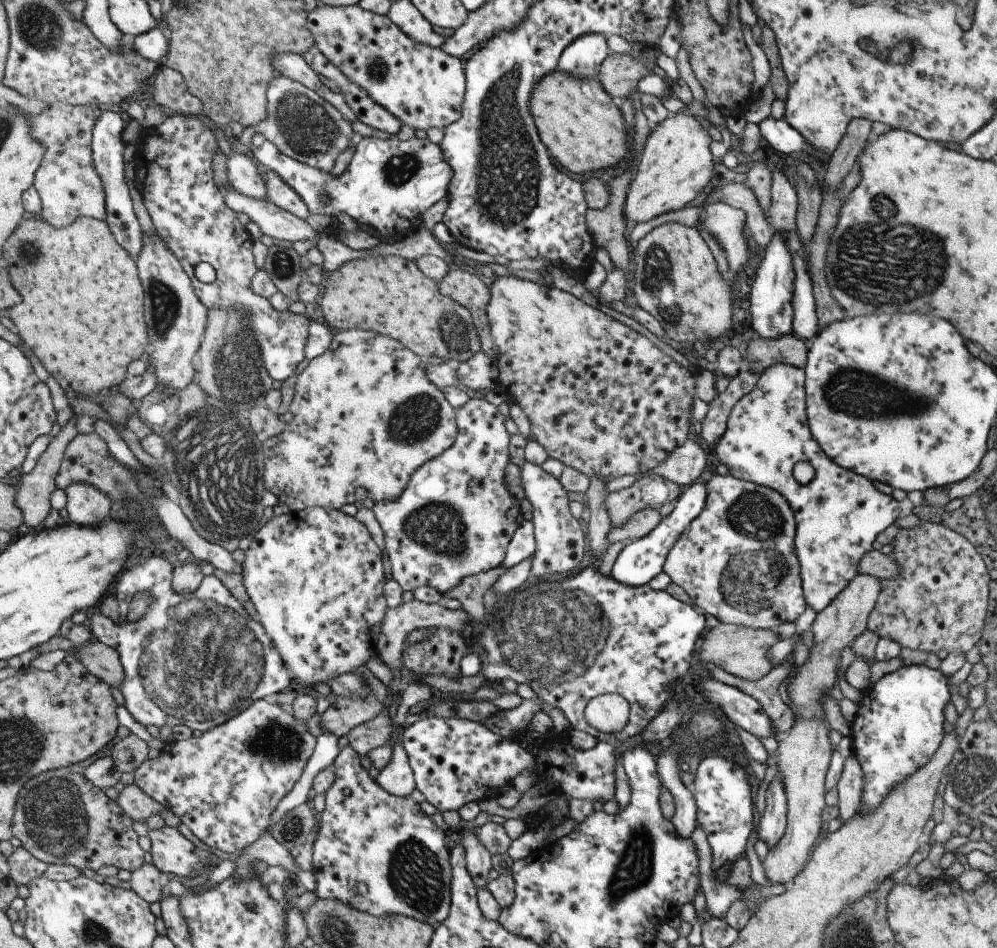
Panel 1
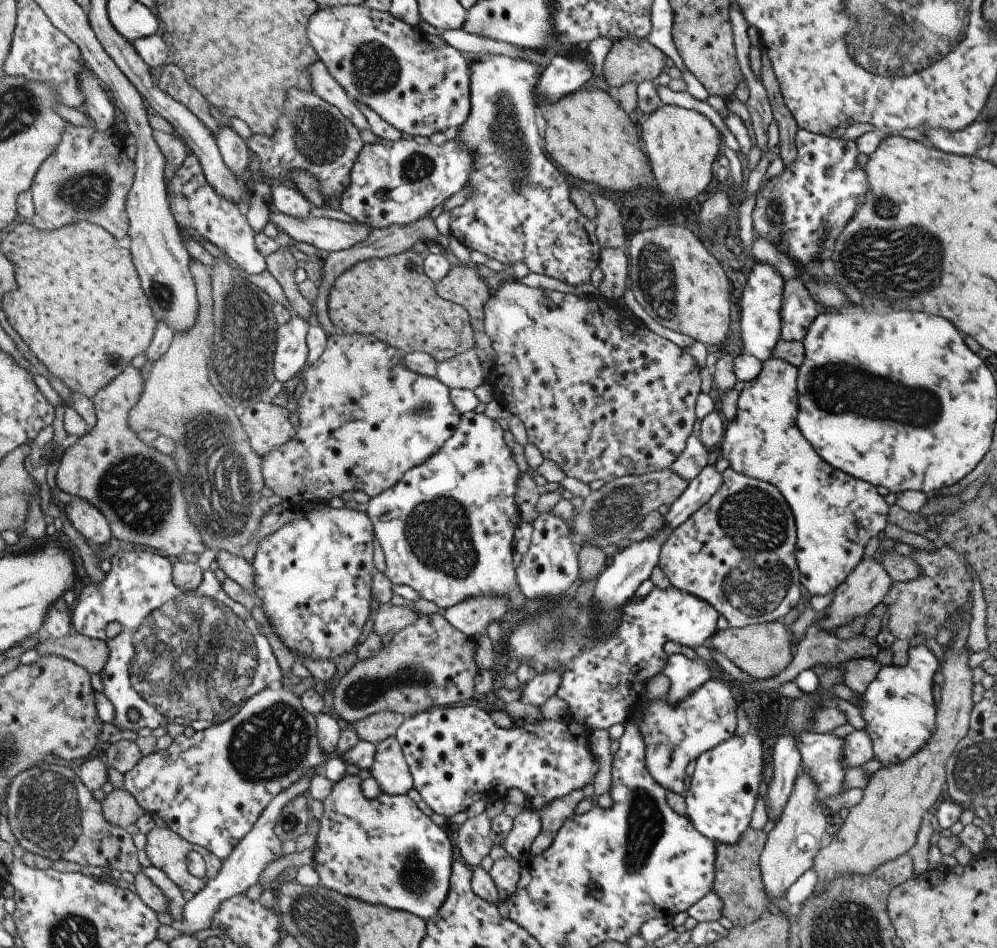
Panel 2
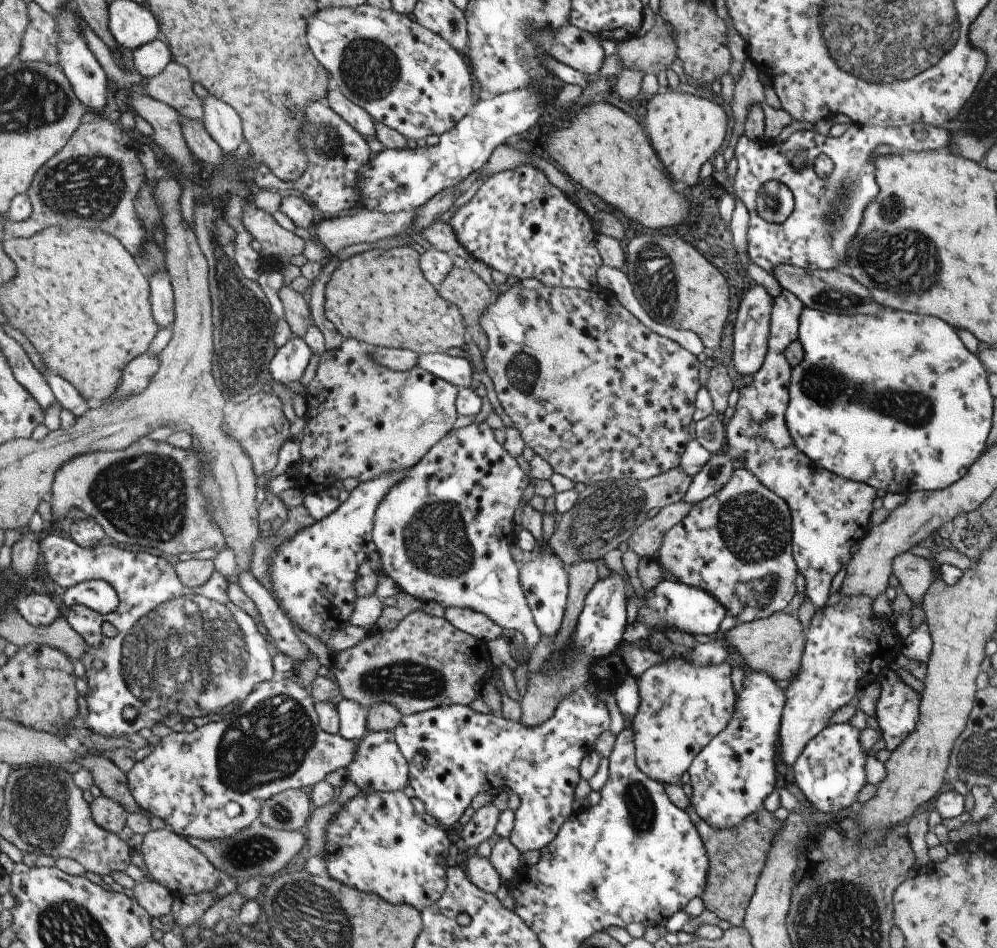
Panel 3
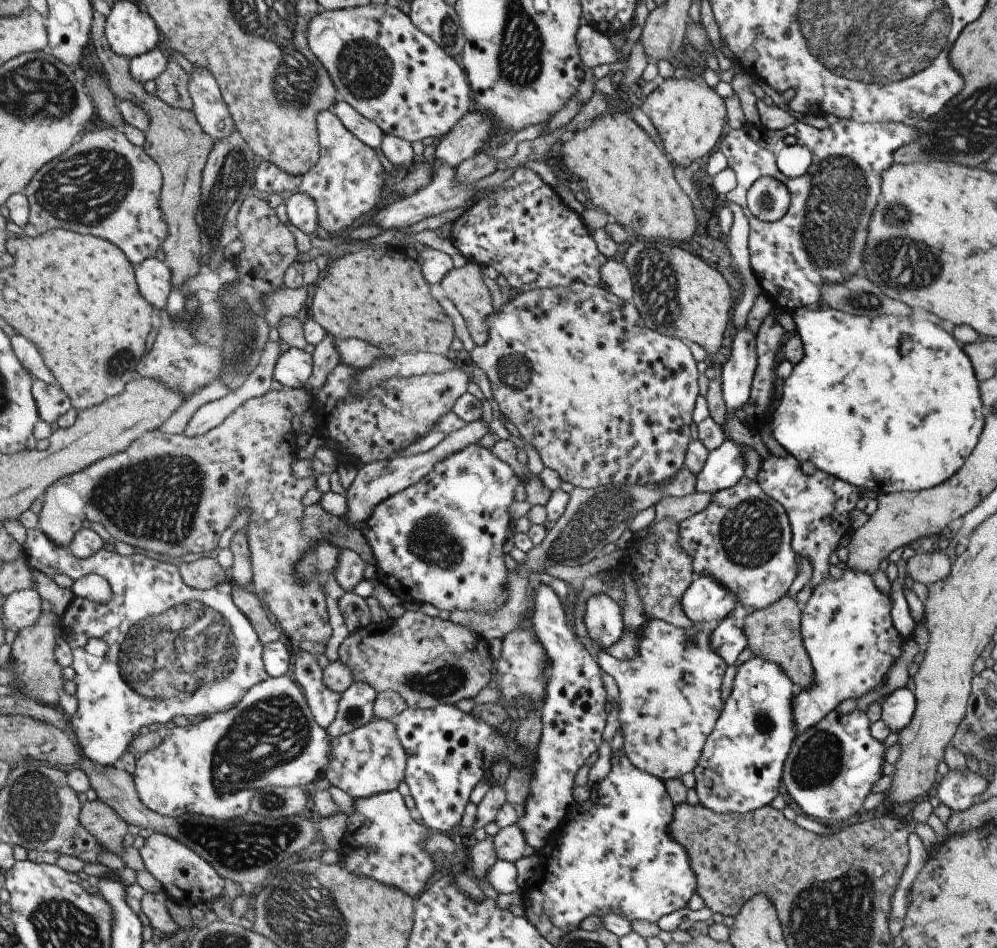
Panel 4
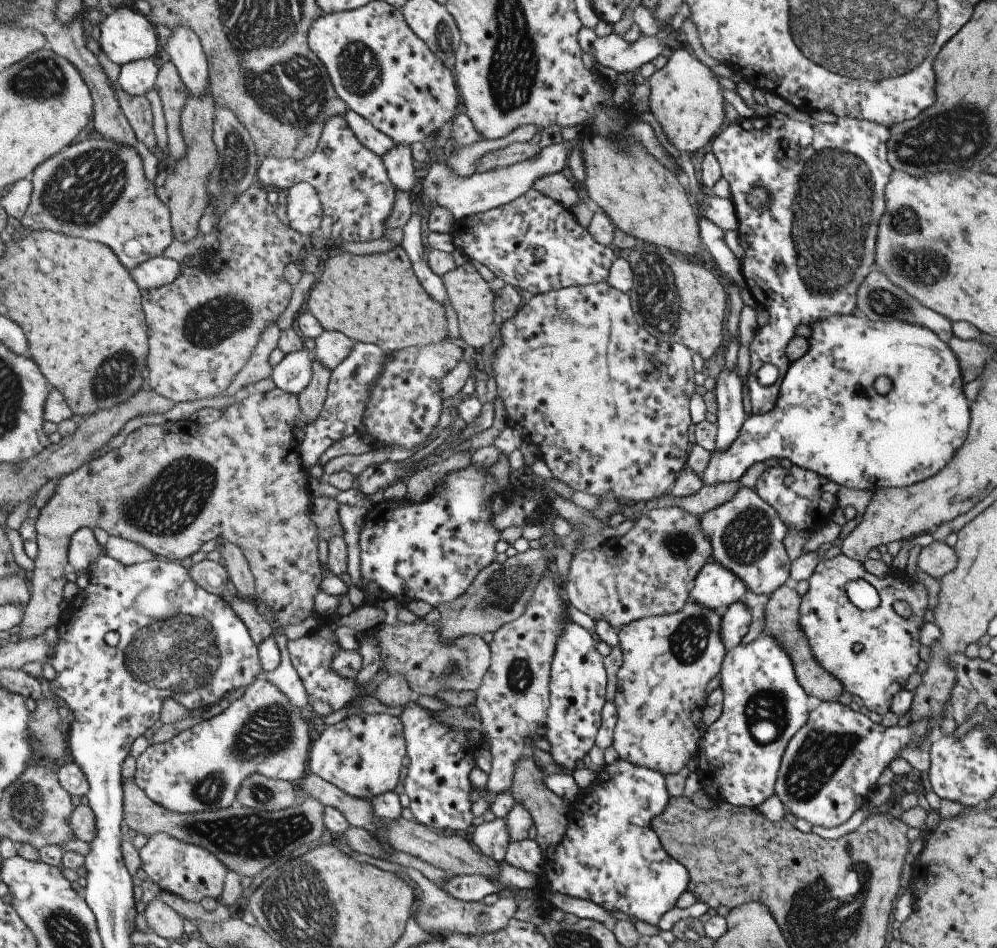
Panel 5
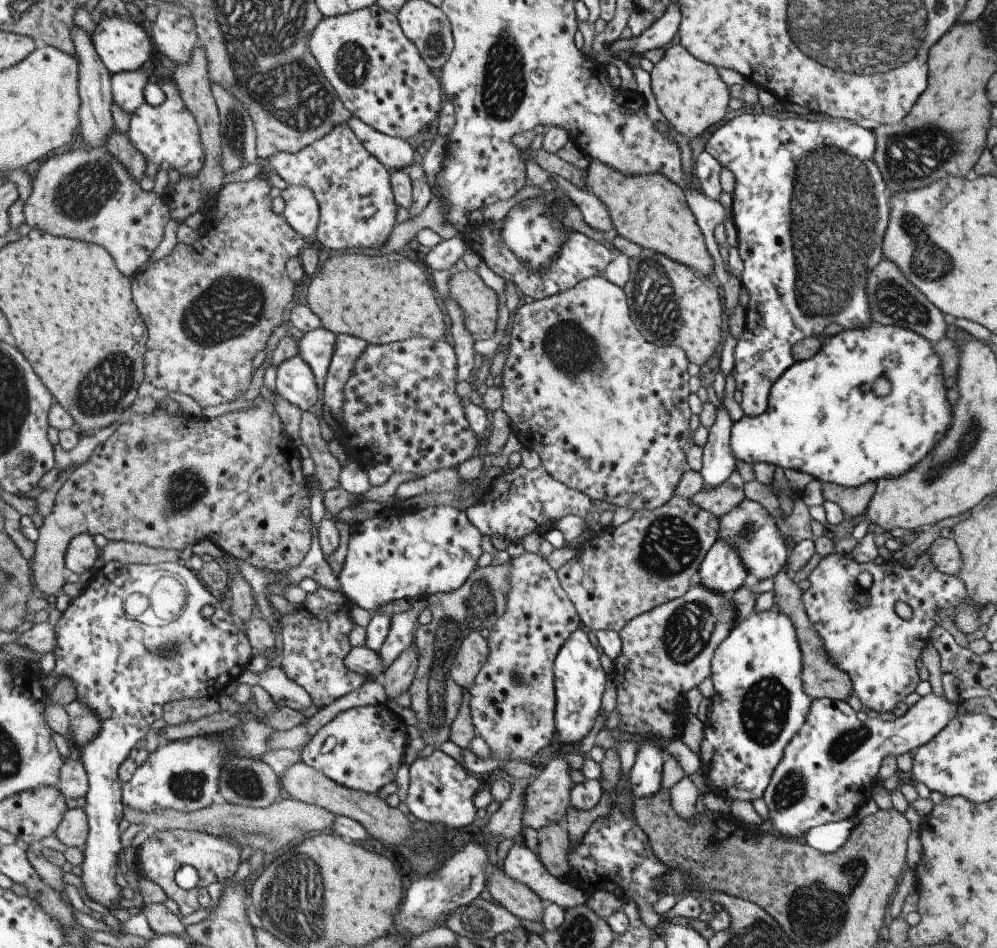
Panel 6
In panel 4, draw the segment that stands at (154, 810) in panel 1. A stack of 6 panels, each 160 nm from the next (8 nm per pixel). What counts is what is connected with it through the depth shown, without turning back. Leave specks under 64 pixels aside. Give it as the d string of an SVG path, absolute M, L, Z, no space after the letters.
M100 798L87 801L80 819L107 850L117 855L125 850L123 838L129 832L129 823L110 804Z

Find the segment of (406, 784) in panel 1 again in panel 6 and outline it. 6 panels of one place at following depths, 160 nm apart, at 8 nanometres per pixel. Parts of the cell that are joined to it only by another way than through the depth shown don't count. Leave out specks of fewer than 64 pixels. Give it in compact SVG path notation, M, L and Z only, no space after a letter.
M387 704L363 706L339 713L312 737L301 760L348 788L377 794L397 778L403 766L407 724Z

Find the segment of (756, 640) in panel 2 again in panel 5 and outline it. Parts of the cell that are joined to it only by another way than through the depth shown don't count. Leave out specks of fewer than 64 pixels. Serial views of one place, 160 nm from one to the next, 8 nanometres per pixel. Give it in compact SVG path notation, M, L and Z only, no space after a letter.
M784 584L774 590L769 596L763 609L763 628L766 634L773 637L777 644L789 655L796 676L797 684L805 691L807 696L817 697L821 701L835 701L843 692L843 687L836 678L825 672L811 654L807 639L799 626L798 606L800 596L795 590L789 590Z

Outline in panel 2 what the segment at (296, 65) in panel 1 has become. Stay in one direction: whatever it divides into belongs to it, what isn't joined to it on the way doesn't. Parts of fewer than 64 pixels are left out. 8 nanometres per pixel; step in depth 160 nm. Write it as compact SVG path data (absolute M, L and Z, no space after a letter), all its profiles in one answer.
M323 61L314 62L308 70L311 75L313 92L340 108L341 112L344 112L345 116L348 116L349 120L352 120L353 124L356 124L360 130L370 128L369 121L357 102L349 96L343 85L333 78Z

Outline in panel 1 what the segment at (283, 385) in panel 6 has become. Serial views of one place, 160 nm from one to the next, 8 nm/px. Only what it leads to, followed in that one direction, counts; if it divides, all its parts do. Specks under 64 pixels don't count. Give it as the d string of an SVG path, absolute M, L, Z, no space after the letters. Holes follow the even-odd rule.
M171 113L166 121L155 129L149 129L137 144L136 180L135 185L141 193L143 204L156 227L157 234L166 245L178 256L192 283L197 296L211 312L213 308L237 309L248 313L248 327L254 338L260 344L260 351L268 373L279 381L287 380L299 364L305 360L310 324L307 316L294 312L293 308L285 311L275 310L267 298L261 297L251 290L251 280L257 274L255 254L253 254L254 238L248 227L241 224L239 214L232 209L225 200L224 194L215 184L213 161L216 160L217 136L212 124L205 124L205 120L197 115ZM199 261L208 262L215 268L217 279L210 284L204 284L195 276L195 266Z

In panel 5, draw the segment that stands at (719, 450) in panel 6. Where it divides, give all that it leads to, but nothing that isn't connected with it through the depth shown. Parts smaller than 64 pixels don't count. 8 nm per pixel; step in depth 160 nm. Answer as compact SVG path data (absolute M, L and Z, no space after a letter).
M723 367L715 379L712 389L716 400L716 445L715 449L725 450L737 438L743 421L748 414L745 414L742 400L745 397L745 382L736 373L735 368Z

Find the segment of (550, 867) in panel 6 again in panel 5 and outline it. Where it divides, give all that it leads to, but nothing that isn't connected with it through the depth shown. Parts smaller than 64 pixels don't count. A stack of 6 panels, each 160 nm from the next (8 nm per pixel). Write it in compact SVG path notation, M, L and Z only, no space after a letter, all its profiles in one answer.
M527 753L516 762L515 770L512 774L512 784L509 794L516 803L523 805L532 818L533 826L536 828L535 842L539 845L545 855L552 855L556 844L563 836L568 818L567 802L555 796L551 790L547 789L543 782L544 776L541 770L535 765L532 756Z

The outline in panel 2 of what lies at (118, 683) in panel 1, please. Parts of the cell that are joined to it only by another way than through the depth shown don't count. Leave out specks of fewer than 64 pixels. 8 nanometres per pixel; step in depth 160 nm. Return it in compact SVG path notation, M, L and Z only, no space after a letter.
M73 631L71 635L67 635L61 638L53 637L45 632L40 633L42 643L37 648L37 652L41 655L57 655L60 657L68 658L75 662L75 664L81 665L83 668L88 669L91 673L101 674L102 670L107 666L110 659L110 646L106 641L82 635Z

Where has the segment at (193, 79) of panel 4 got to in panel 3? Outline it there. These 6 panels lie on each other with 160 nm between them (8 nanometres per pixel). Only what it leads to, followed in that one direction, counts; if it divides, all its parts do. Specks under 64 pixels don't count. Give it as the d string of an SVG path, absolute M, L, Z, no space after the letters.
M208 94L204 98L205 116L201 122L227 155L235 153L246 140L244 123L233 105Z

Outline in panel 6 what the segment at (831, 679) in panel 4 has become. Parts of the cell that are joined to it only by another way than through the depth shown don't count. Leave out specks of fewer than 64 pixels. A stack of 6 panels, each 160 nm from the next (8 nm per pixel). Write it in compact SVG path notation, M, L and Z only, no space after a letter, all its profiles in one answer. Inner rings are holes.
M927 552L917 557L910 568L903 568L894 560L879 565L873 562L858 564L849 555L831 553L821 558L806 580L809 586L801 596L804 614L811 628L819 634L829 662L833 662L833 666L849 676L852 693L859 698L863 709L878 713L892 711L897 702L914 692L915 684L919 681L915 660L920 658L922 648L928 644L929 631L935 626L935 609L941 608L949 613L957 605L968 601L963 583L955 576L939 572L928 558ZM863 571L871 574L871 586L867 590L859 588L855 582L857 574ZM855 592L863 592L867 596L867 604L855 602ZM897 600L905 602L911 608L913 614L910 620L902 620L895 614L894 604Z

